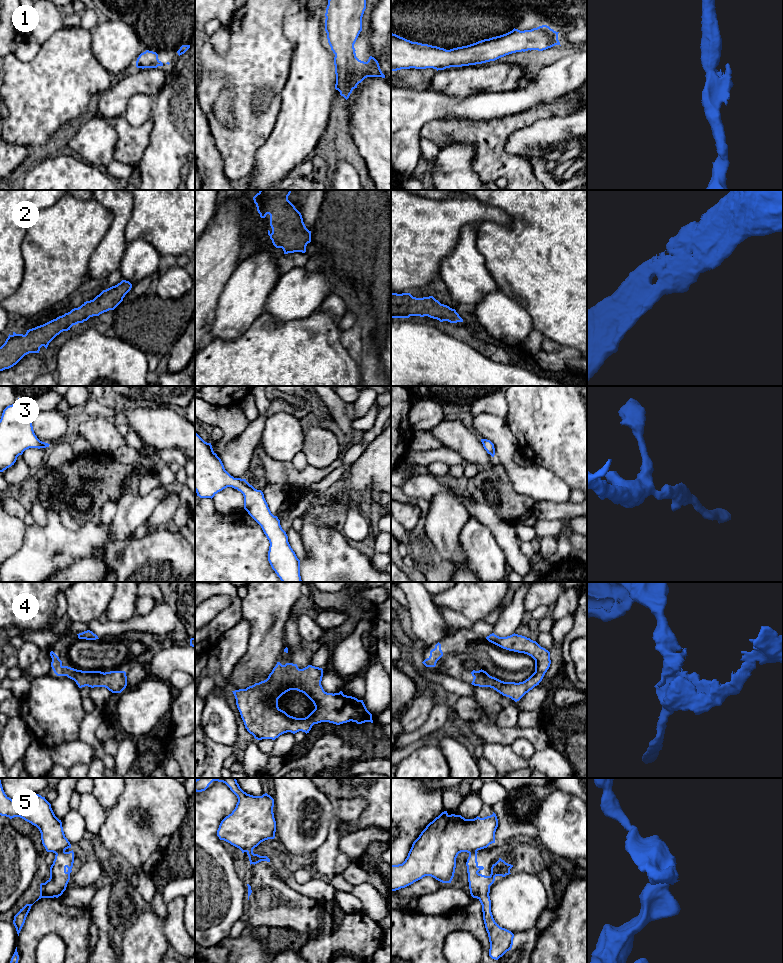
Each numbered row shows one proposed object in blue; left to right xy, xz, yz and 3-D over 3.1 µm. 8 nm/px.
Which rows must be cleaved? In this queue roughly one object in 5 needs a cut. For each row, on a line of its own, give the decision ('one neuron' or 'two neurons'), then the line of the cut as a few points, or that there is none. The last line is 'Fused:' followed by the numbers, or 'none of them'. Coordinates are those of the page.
1: one neuron; no cut
2: one neuron; no cut
3: one neuron; no cut
4: one neuron; no cut
5: two neurons; cut in xz along (259, 855), (251, 863)
Fused: 5

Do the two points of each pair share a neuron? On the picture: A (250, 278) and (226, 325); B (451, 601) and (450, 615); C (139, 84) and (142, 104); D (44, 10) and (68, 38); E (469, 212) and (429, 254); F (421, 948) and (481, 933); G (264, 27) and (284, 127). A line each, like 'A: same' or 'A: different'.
A: same
B: different
C: different
D: different
E: same
F: same
G: different

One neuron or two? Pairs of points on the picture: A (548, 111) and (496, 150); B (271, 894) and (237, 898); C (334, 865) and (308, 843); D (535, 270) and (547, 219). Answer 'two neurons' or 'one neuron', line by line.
A: one neuron
B: two neurons
C: two neurons
D: one neuron

